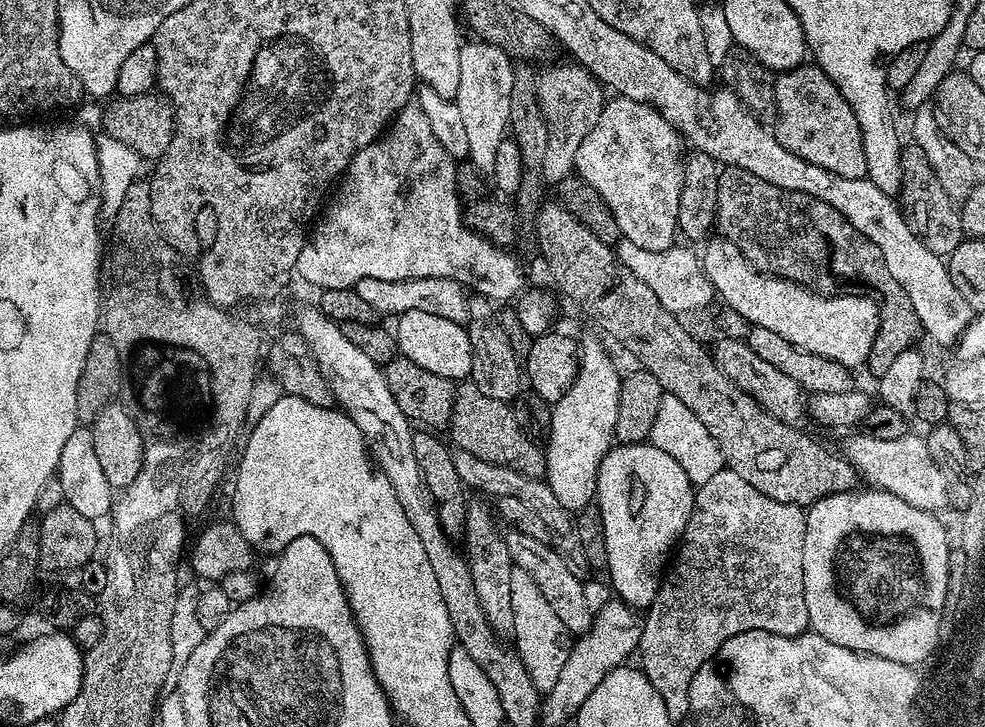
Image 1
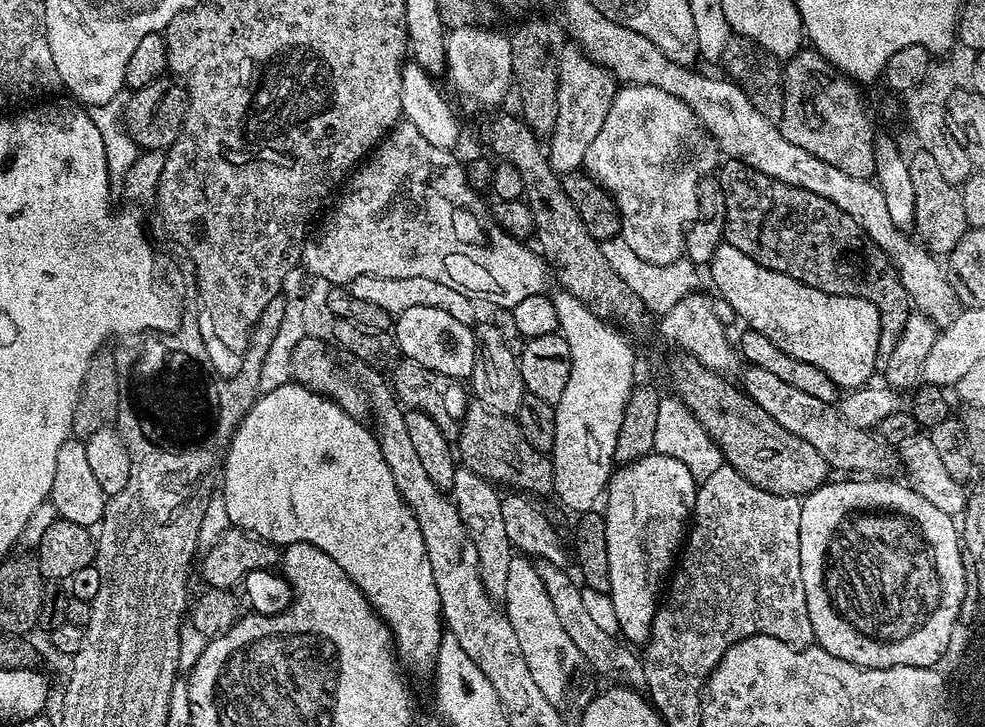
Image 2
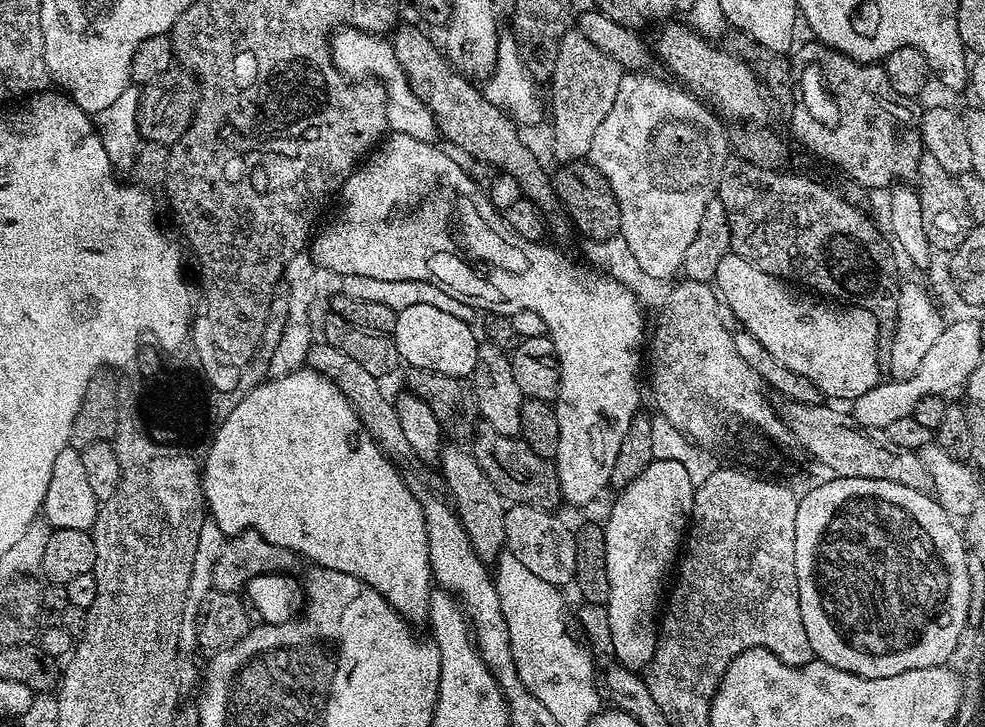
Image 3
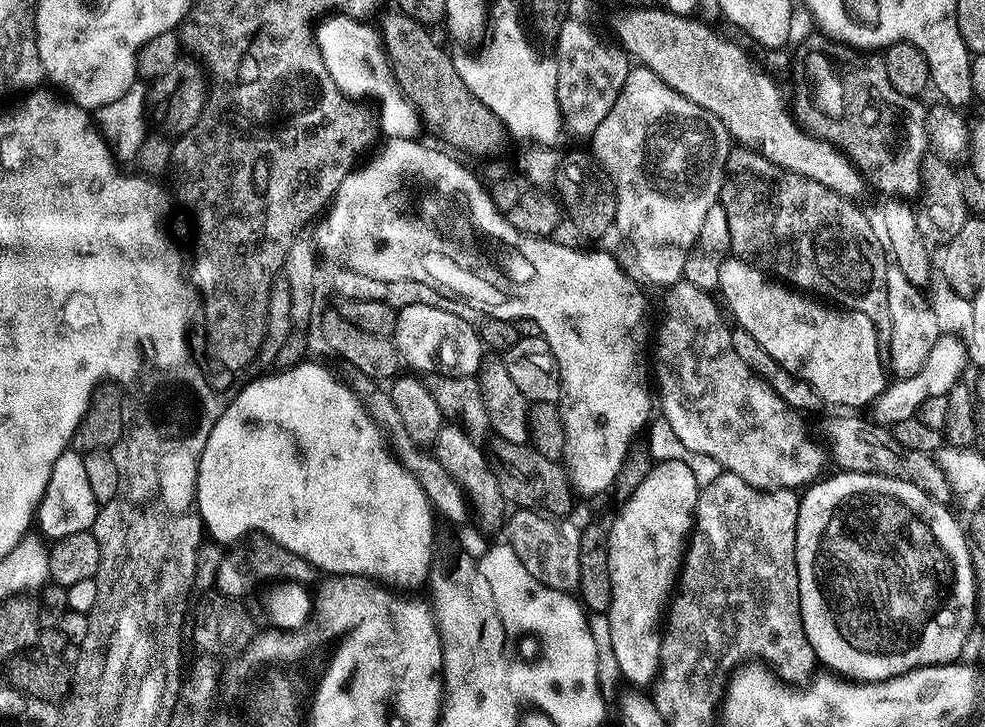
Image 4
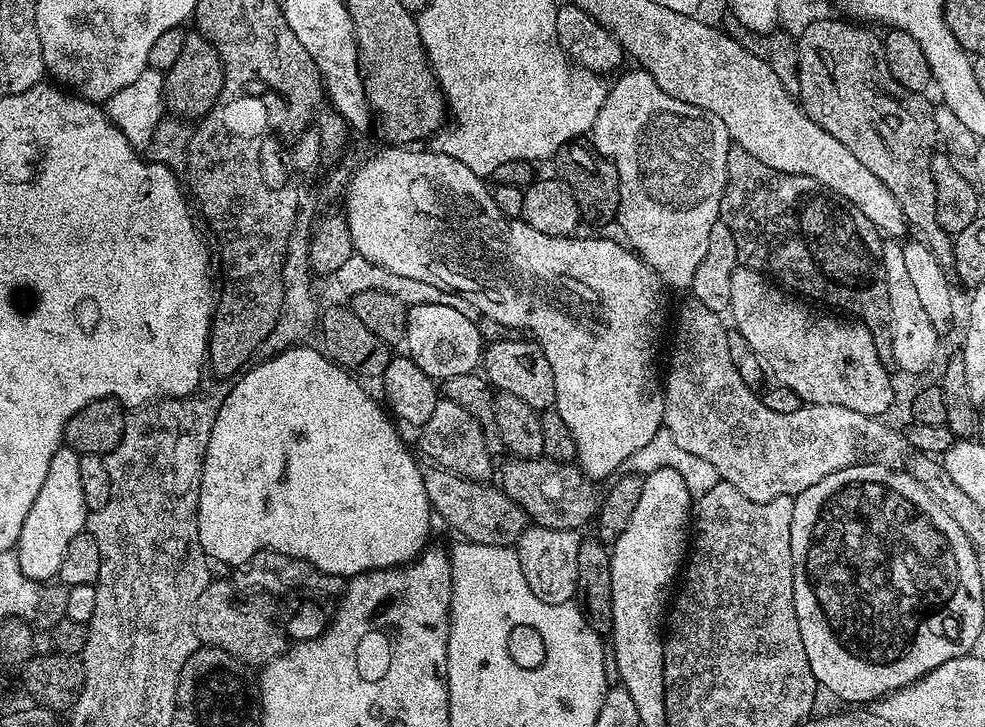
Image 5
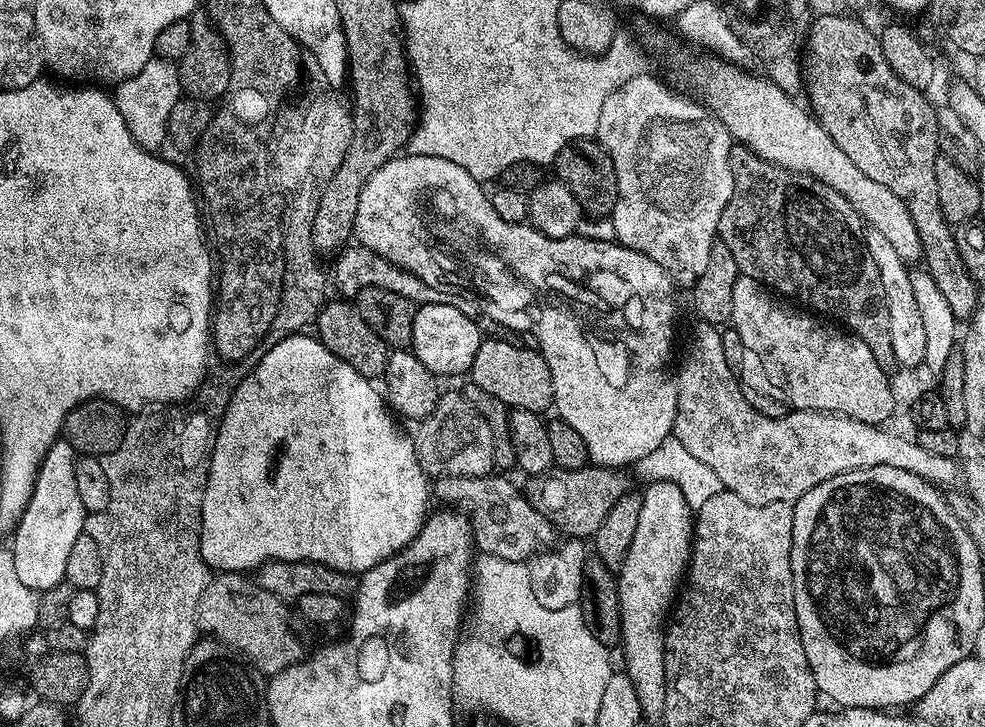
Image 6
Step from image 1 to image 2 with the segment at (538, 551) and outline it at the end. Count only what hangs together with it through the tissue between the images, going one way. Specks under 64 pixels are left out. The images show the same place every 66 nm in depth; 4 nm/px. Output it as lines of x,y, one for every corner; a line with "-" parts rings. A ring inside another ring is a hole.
541,563
539,570
542,582
546,586
546,594
550,594
550,602
554,602
554,614
558,614
558,622
562,622
562,630
566,630
566,635
570,637
570,642
574,642
574,646
578,646
583,661
586,664
589,663
602,679
608,680
604,682
609,685
643,685
643,659
637,653
635,656
632,653
635,651
631,647
623,646
624,648
619,648
616,645
617,637
615,635
613,635
614,637
608,636
607,630
596,621
595,614
588,609
588,604
584,601
585,593
582,591
581,585
575,579
572,581
564,573
566,572
565,569
558,565

